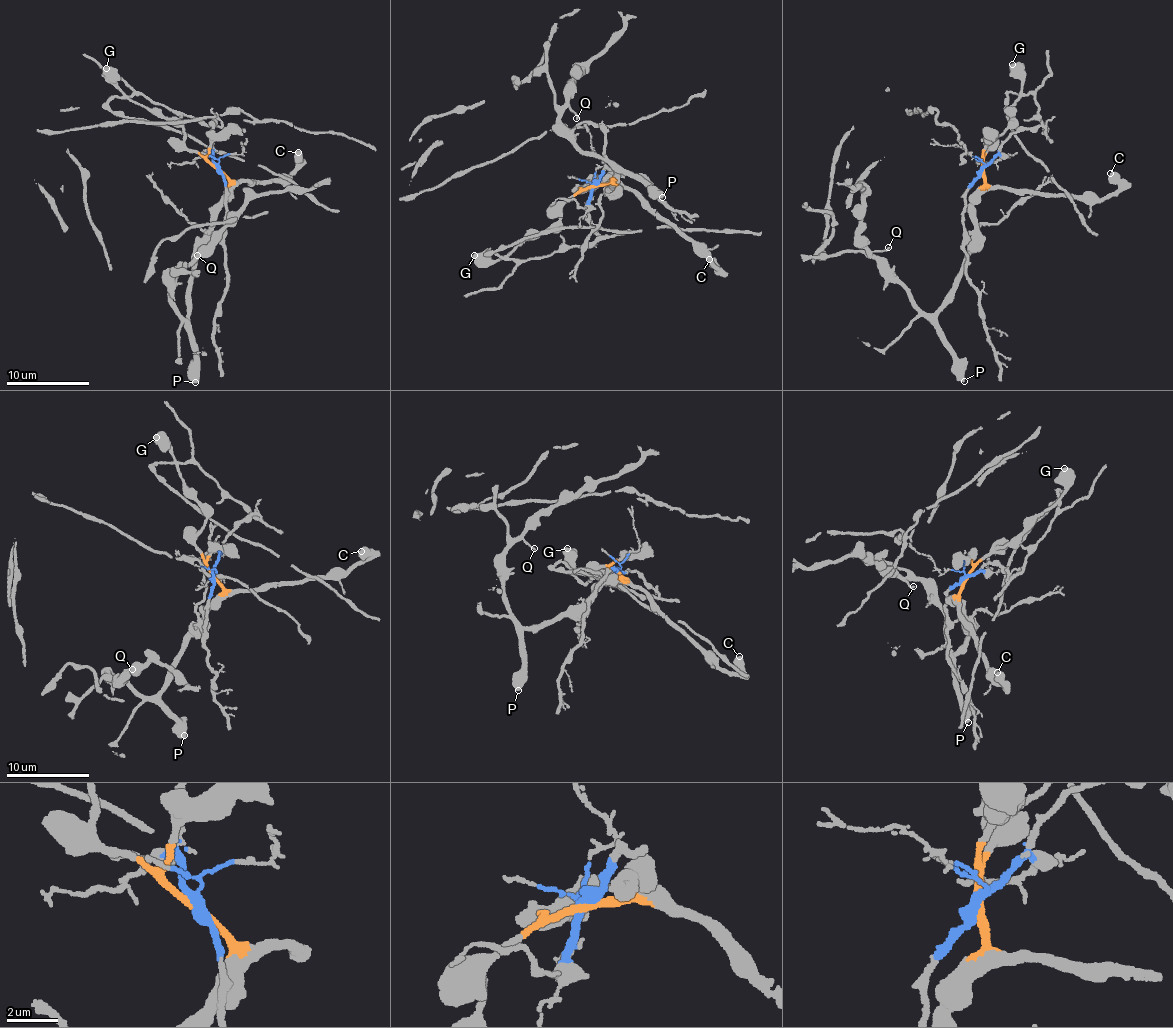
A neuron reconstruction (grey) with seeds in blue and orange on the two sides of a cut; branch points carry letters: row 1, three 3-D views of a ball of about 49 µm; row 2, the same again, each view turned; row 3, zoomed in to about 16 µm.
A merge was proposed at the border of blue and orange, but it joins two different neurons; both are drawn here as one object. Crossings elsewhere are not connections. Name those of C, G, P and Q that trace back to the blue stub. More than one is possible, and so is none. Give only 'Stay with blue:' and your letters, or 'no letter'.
Stay with blue: no letter

